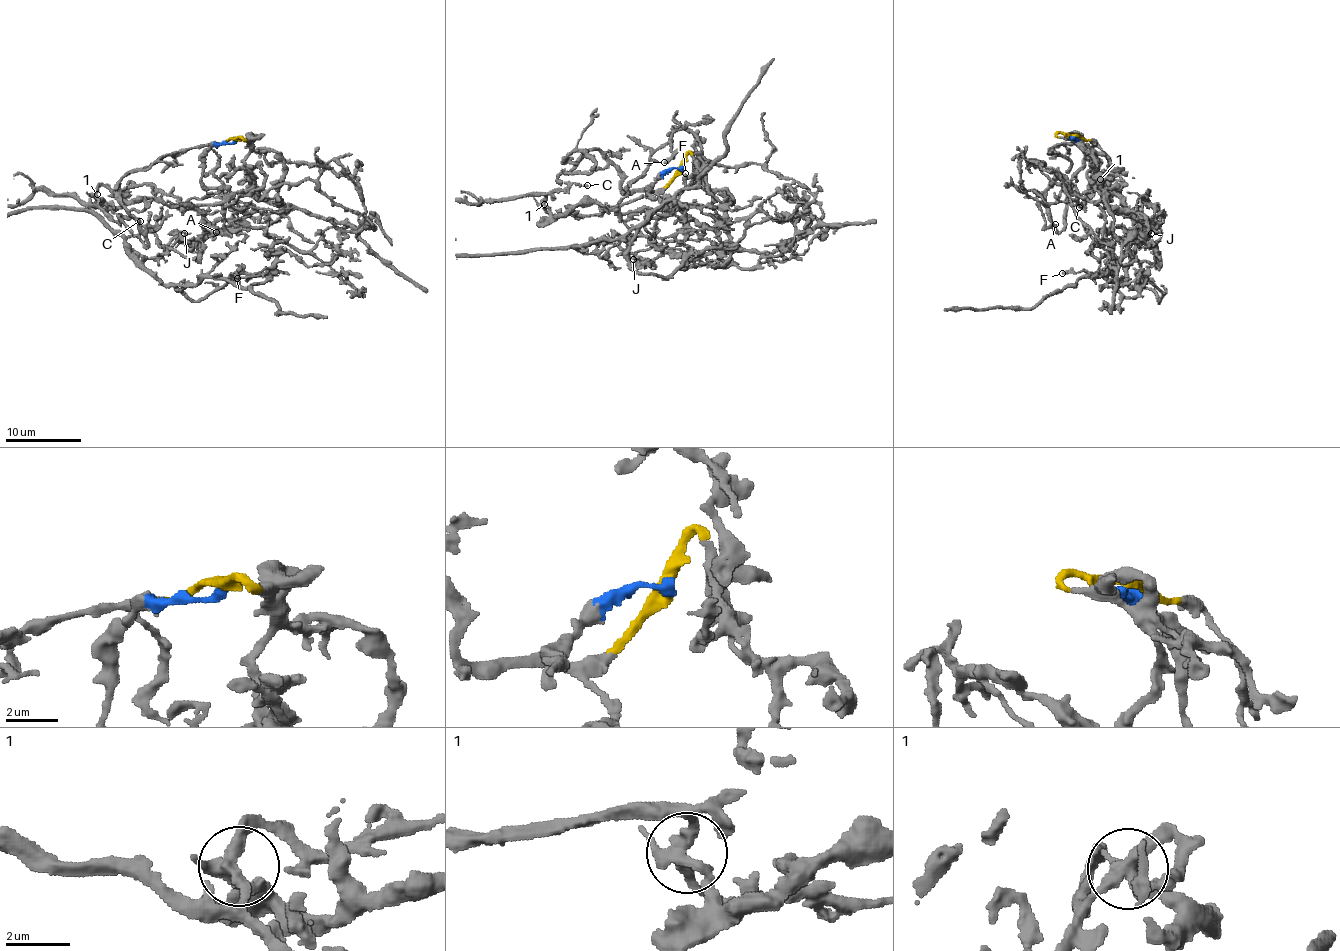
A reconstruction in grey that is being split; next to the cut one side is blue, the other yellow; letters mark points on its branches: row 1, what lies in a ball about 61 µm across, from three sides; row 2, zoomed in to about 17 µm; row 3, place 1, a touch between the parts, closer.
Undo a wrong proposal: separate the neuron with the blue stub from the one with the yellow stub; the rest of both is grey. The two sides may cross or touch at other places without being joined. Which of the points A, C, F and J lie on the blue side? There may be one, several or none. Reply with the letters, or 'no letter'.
F, J

